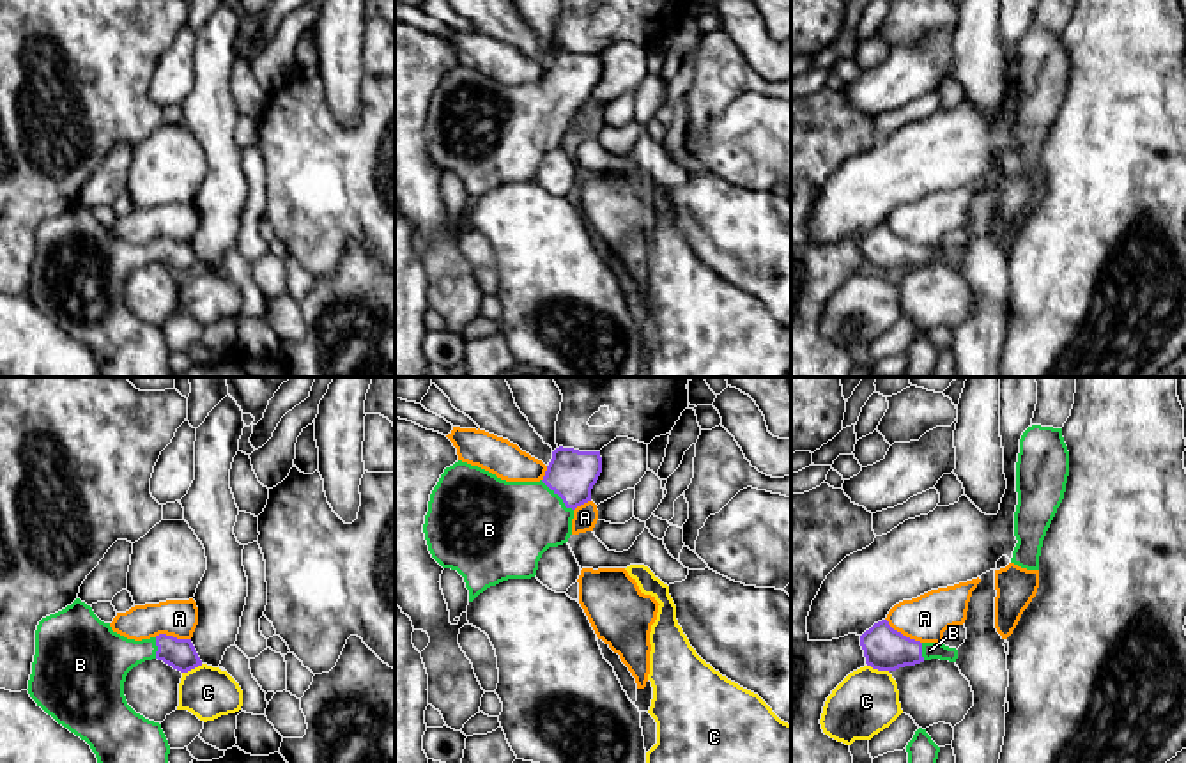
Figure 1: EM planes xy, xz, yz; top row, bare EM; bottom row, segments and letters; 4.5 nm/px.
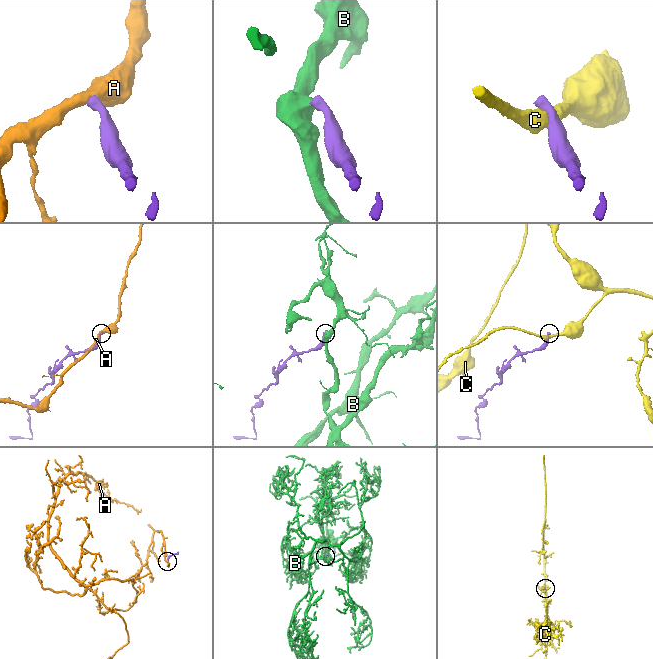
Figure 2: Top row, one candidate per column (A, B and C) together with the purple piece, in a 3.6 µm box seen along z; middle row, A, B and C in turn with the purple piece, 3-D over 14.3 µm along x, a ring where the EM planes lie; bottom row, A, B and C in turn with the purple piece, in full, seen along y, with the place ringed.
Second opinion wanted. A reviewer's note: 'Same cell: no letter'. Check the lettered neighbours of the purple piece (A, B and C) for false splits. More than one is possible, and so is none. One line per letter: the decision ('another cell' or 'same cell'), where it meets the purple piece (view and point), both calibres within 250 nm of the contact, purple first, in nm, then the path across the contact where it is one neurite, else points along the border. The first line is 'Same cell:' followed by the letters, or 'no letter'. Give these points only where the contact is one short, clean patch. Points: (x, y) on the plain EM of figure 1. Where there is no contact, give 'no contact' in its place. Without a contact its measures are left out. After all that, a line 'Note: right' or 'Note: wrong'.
Same cell: B
A: another cell | yz (901, 238) | 190/200 nm | along yz (885, 222), (894, 232), (921, 246)
B: same cell | xz (558, 98) | 220/380 nm | across xz (570, 77), (569, 85), (558, 98), (512, 128)
C: another cell | yz (878, 273) | 190/300 nm | along yz (868, 268), (889, 277)
Note: wrong

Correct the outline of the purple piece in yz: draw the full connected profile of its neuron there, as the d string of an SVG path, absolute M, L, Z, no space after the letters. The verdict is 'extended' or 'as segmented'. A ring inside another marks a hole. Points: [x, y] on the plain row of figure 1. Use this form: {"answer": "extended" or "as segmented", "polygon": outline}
{"answer": "extended", "polygon": "M887 223L874 227L860 239L866 267L878 274L896 274L924 264L956 266L958 253L936 246L920 246L894 234Z"}

